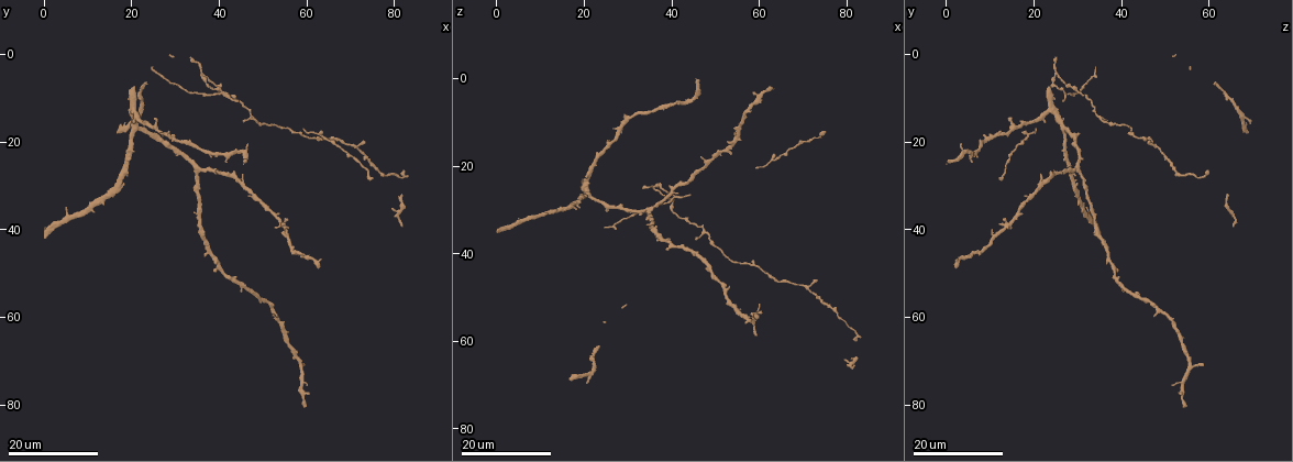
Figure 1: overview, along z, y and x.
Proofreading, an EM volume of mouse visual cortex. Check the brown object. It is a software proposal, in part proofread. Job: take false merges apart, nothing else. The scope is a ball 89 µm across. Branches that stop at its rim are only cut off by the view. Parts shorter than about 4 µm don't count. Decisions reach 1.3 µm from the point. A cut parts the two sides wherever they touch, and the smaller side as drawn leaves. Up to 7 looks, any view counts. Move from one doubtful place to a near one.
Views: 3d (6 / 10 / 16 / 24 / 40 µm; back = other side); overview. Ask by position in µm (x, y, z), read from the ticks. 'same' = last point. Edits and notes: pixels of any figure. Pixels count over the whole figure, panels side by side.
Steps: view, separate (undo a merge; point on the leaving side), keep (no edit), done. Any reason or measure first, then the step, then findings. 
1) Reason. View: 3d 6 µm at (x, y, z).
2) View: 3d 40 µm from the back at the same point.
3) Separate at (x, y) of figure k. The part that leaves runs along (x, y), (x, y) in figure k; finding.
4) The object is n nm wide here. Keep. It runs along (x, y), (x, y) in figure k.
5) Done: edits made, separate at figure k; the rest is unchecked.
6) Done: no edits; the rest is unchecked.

Thick turns thin. View: 3d 16 µm at (63.0, 18.0, 19.0).

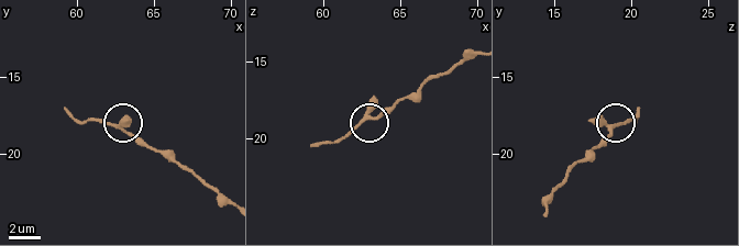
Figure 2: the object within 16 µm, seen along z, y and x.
Zoom in. View: 3d 10 µm at (62.6, 18.2, 18.8).

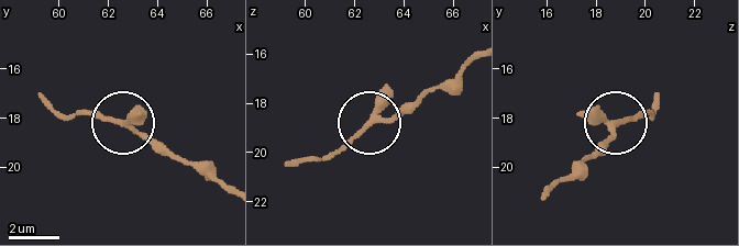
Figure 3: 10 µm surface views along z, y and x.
Keep. One cell here.

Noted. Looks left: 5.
View: 3d 24 µm at (45.5, 29.0, 22.0).

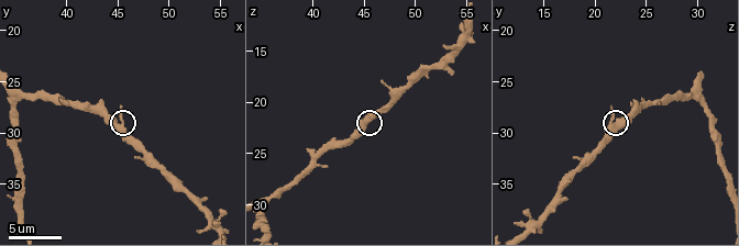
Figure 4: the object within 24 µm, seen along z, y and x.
View: 3d 6 µm at (45.2, 28.8, 21.8).

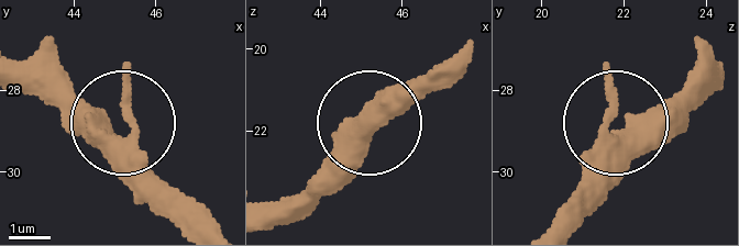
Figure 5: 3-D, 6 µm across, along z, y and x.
The side arm is 35 µm long. Keep. It runs along (28, 65), (129, 127), (136, 180), (161, 209) in figure 5; one cell here.

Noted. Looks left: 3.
Side arm on a straight run. View: 3d 16 µm at (35.6, 27.0, 30.2).

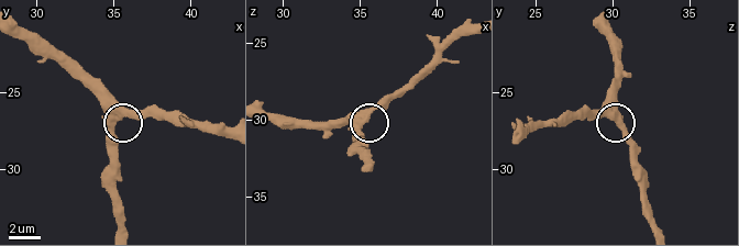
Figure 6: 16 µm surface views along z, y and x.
The object is 430 nm wide here. Keep. It runs along (18, 25), (42, 38), (119, 120), (155, 116) in figure 6; one cell here.

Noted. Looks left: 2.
Done: no edits; the rest is unchecked.

